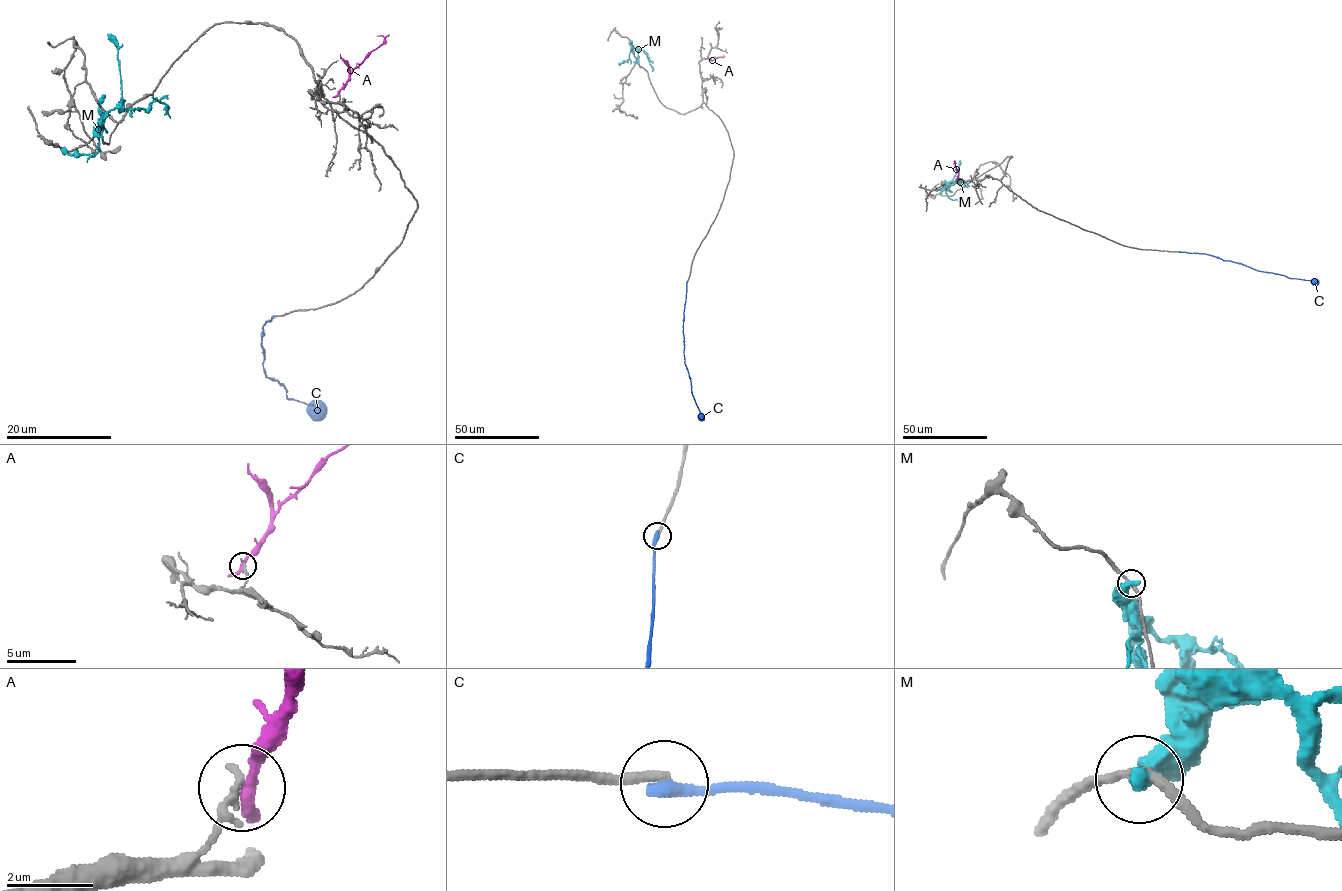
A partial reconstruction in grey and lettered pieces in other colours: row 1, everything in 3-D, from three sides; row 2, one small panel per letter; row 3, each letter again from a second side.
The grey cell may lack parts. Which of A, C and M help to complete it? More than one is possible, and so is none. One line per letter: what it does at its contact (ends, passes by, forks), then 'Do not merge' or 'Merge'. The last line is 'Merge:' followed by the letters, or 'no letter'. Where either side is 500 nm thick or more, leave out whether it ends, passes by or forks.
A: It passes by. Do not merge
C: It ends there. Do not merge
M: Do not merge
Merge: no letter

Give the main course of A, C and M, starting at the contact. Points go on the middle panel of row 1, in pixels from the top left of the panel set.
A: (708, 58), (713, 60), (721, 57)
C: (687, 282), (684, 363), (702, 420)
M: (631, 41), (634, 48), (643, 50), (654, 70)

